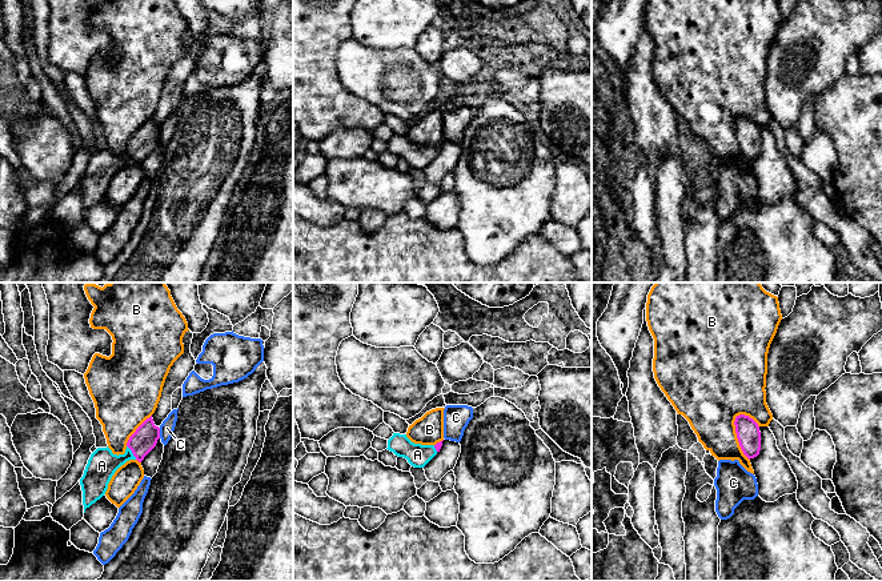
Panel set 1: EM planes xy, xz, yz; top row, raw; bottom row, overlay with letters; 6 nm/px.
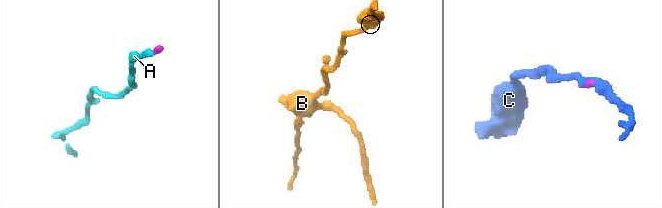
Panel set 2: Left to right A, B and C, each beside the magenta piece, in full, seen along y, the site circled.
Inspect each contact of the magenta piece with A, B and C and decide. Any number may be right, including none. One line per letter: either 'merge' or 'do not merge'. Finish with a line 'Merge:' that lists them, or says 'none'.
A: merge
B: do not merge
C: do not merge
Merge: A

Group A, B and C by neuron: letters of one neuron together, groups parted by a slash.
A / B / C

